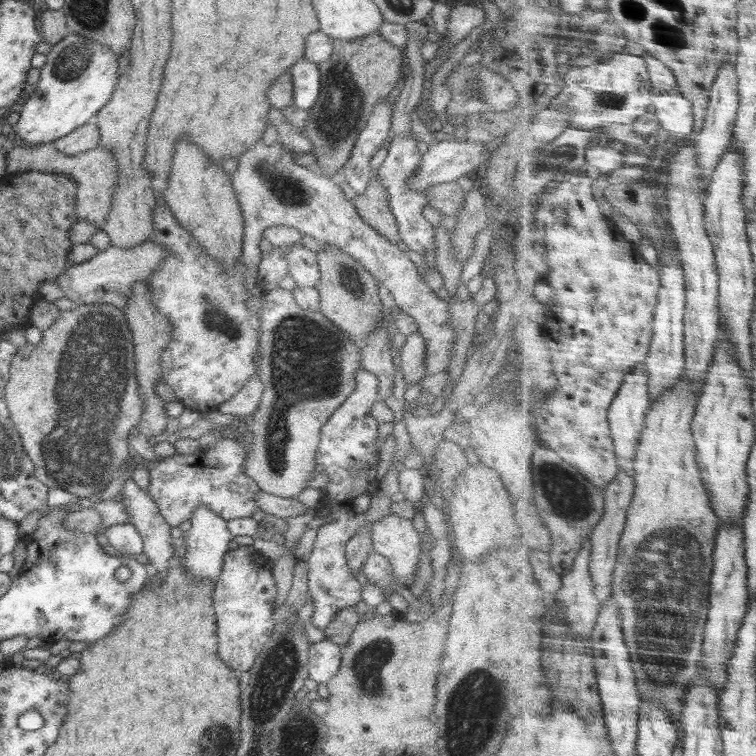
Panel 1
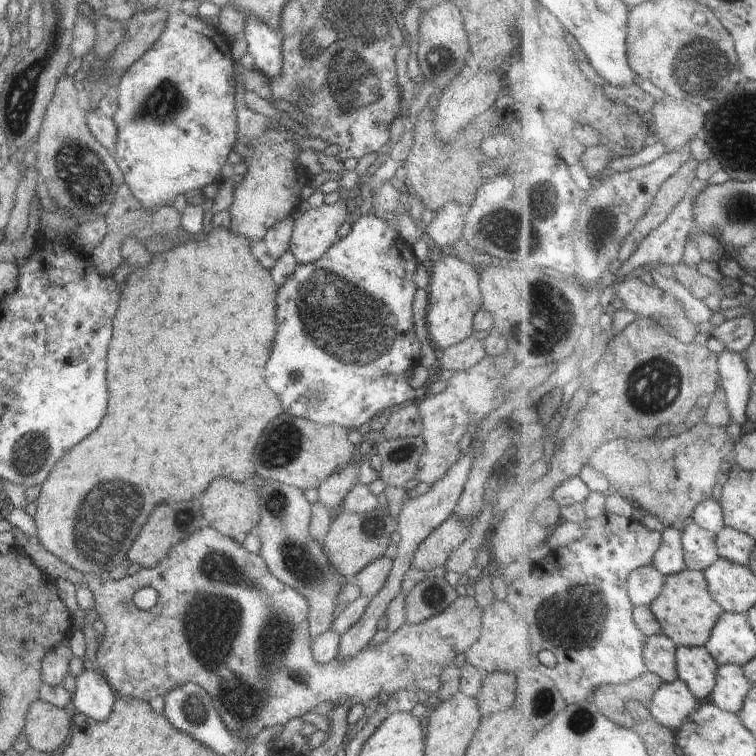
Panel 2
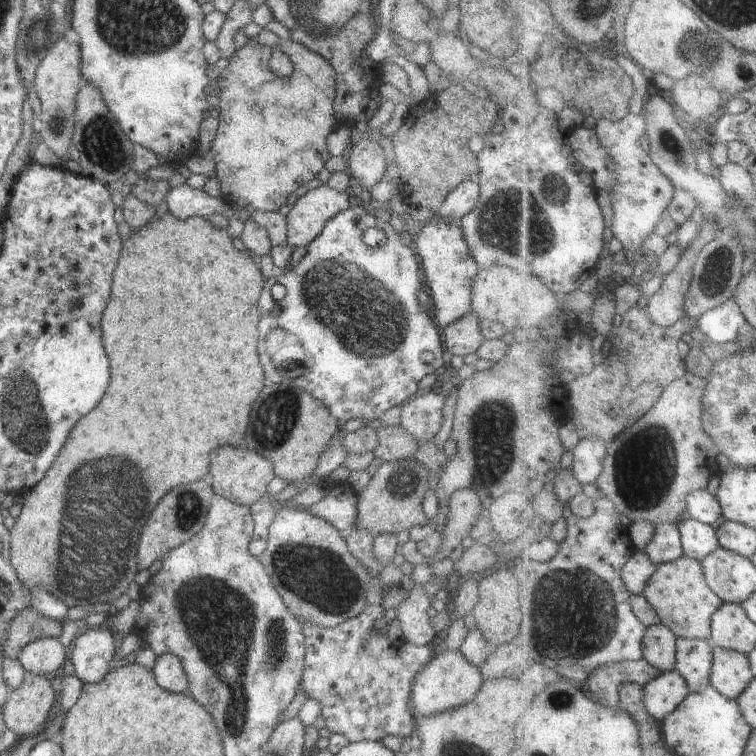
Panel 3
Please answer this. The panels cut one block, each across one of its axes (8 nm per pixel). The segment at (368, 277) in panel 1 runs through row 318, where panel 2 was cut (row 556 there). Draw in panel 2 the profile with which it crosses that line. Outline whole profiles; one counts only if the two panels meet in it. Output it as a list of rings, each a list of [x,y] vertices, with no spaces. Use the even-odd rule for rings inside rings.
[[[386,503],[374,511],[360,515],[339,511],[333,516],[330,531],[322,546],[331,566],[334,566],[343,580],[350,582],[368,564],[375,562],[378,558],[385,557],[388,547],[392,544],[391,535],[395,531],[397,531],[397,522],[389,515]]]

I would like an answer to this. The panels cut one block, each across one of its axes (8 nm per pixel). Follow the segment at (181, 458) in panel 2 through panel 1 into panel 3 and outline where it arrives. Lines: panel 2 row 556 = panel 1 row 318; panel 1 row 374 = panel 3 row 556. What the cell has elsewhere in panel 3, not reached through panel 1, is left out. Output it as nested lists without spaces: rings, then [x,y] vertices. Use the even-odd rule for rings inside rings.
[[[171,213],[153,217],[144,228],[136,230],[132,233],[131,238],[123,241],[117,268],[114,270],[112,296],[110,296],[110,302],[102,316],[102,332],[104,332],[102,340],[104,340],[106,354],[112,362],[110,386],[106,390],[106,396],[100,400],[100,404],[90,414],[82,416],[80,422],[70,430],[66,443],[58,452],[58,457],[42,481],[32,489],[25,491],[26,498],[24,498],[22,512],[16,518],[15,526],[9,530],[10,565],[30,593],[38,586],[46,588],[48,592],[56,594],[56,598],[60,598],[69,609],[98,603],[110,604],[116,601],[122,594],[126,594],[134,580],[142,579],[138,572],[136,552],[148,512],[154,510],[158,500],[170,488],[186,484],[186,482],[192,484],[198,480],[208,479],[210,450],[214,450],[218,446],[238,448],[244,445],[242,440],[244,440],[244,432],[248,426],[250,406],[258,400],[258,394],[264,388],[264,374],[262,374],[262,366],[260,366],[256,348],[258,348],[258,298],[260,298],[265,277],[261,273],[259,265],[250,260],[251,255],[247,252],[246,254],[238,252],[232,246],[232,242],[238,244],[238,241],[233,240],[227,231],[215,228],[204,218],[192,217],[184,221],[175,218]],[[172,434],[178,434],[180,450],[172,450]],[[142,477],[145,479],[150,493],[149,498],[146,498],[146,488],[142,486]]]

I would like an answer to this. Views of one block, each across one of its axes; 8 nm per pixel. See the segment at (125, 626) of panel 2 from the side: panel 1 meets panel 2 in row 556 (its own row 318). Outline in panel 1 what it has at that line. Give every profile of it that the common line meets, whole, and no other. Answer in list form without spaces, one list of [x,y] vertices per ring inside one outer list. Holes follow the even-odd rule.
[[[156,204],[152,220],[153,231],[149,234],[149,241],[165,246],[168,254],[146,281],[151,286],[154,307],[174,327],[172,340],[162,353],[163,382],[172,388],[178,401],[187,408],[199,412],[216,411],[219,405],[238,394],[246,382],[254,380],[252,377],[256,375],[254,367],[259,352],[260,316],[250,314],[246,308],[249,297],[245,283],[246,265],[240,258],[229,273],[223,273],[219,262],[205,253],[198,241],[174,218],[166,204]]]

